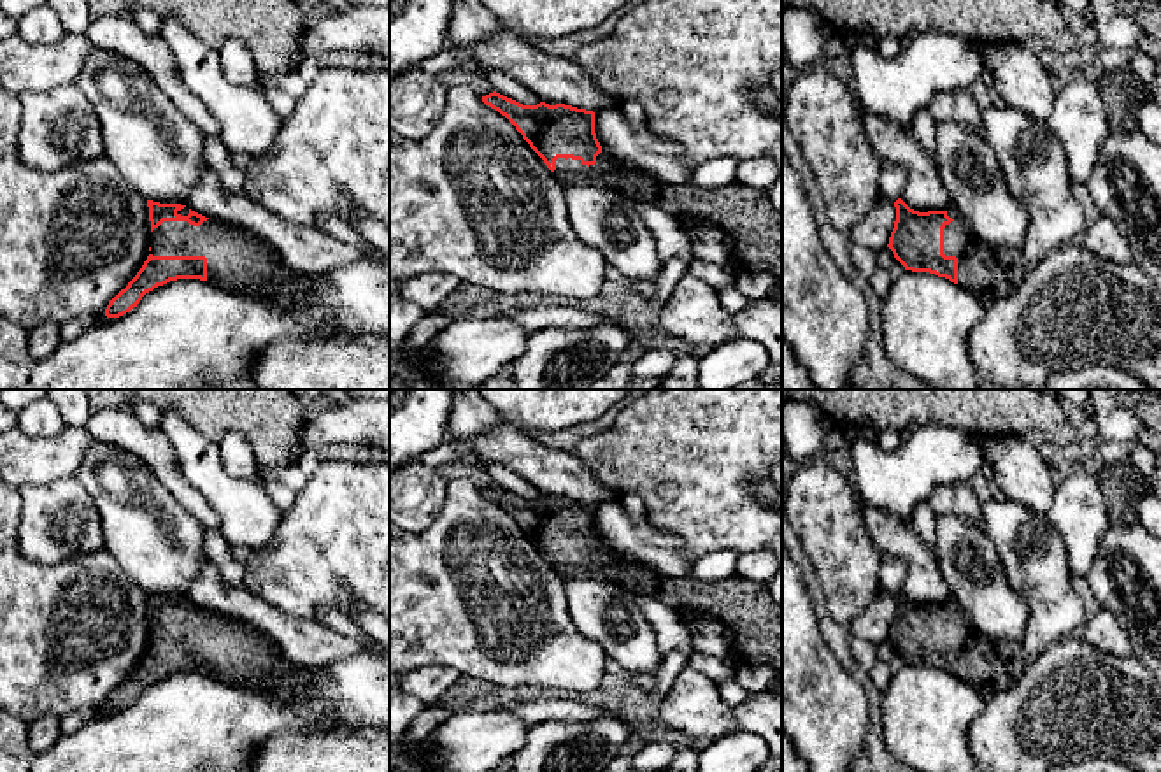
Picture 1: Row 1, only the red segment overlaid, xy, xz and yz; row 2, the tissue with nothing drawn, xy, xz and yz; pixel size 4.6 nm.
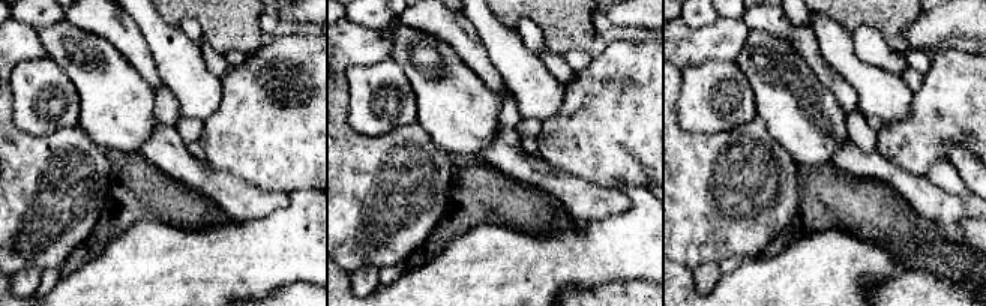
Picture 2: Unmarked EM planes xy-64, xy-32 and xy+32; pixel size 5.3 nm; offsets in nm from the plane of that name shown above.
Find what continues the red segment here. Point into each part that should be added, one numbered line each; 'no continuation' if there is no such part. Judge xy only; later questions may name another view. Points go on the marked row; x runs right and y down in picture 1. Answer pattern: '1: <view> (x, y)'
1: xy (237, 260)

